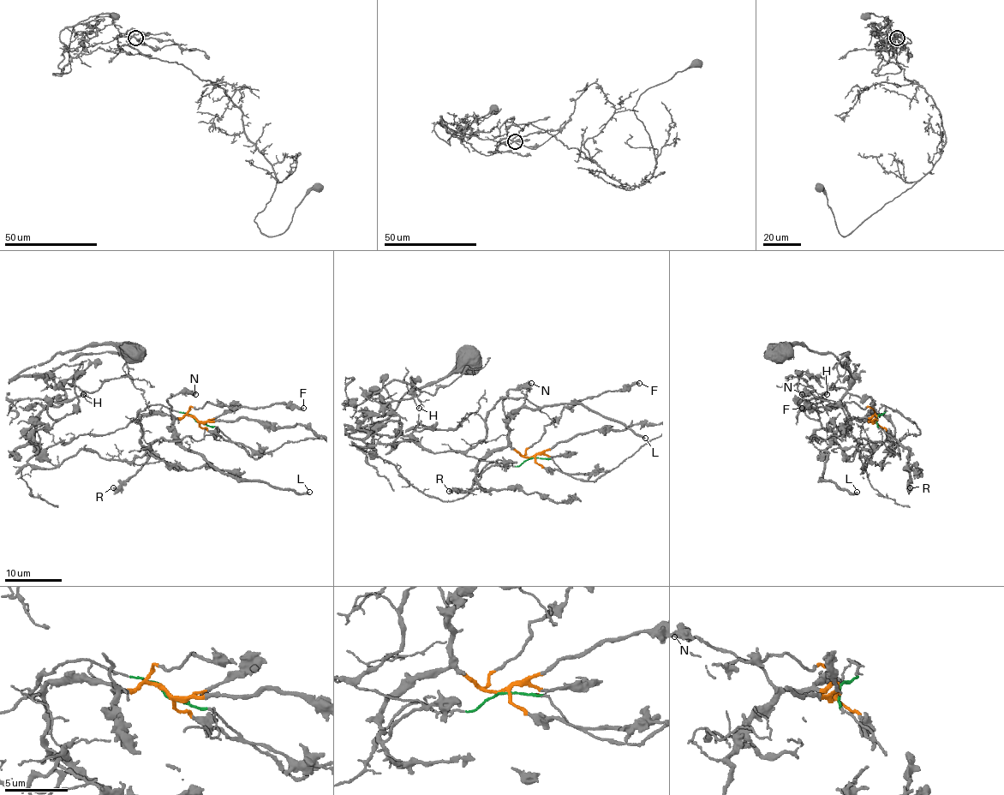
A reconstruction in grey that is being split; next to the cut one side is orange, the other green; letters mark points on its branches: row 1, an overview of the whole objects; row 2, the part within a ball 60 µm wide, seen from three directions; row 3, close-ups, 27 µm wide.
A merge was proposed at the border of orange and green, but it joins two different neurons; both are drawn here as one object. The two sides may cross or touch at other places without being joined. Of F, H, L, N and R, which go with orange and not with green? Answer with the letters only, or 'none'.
F, L, N, R

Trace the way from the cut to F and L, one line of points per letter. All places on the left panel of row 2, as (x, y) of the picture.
F: (195, 418), (188, 409), (191, 407), (200, 409), (208, 401), (230, 407), (291, 404), (304, 409)
L: (195, 418), (187, 415), (172, 418), (172, 430), (187, 450), (201, 454), (223, 471), (298, 493), (309, 491)

